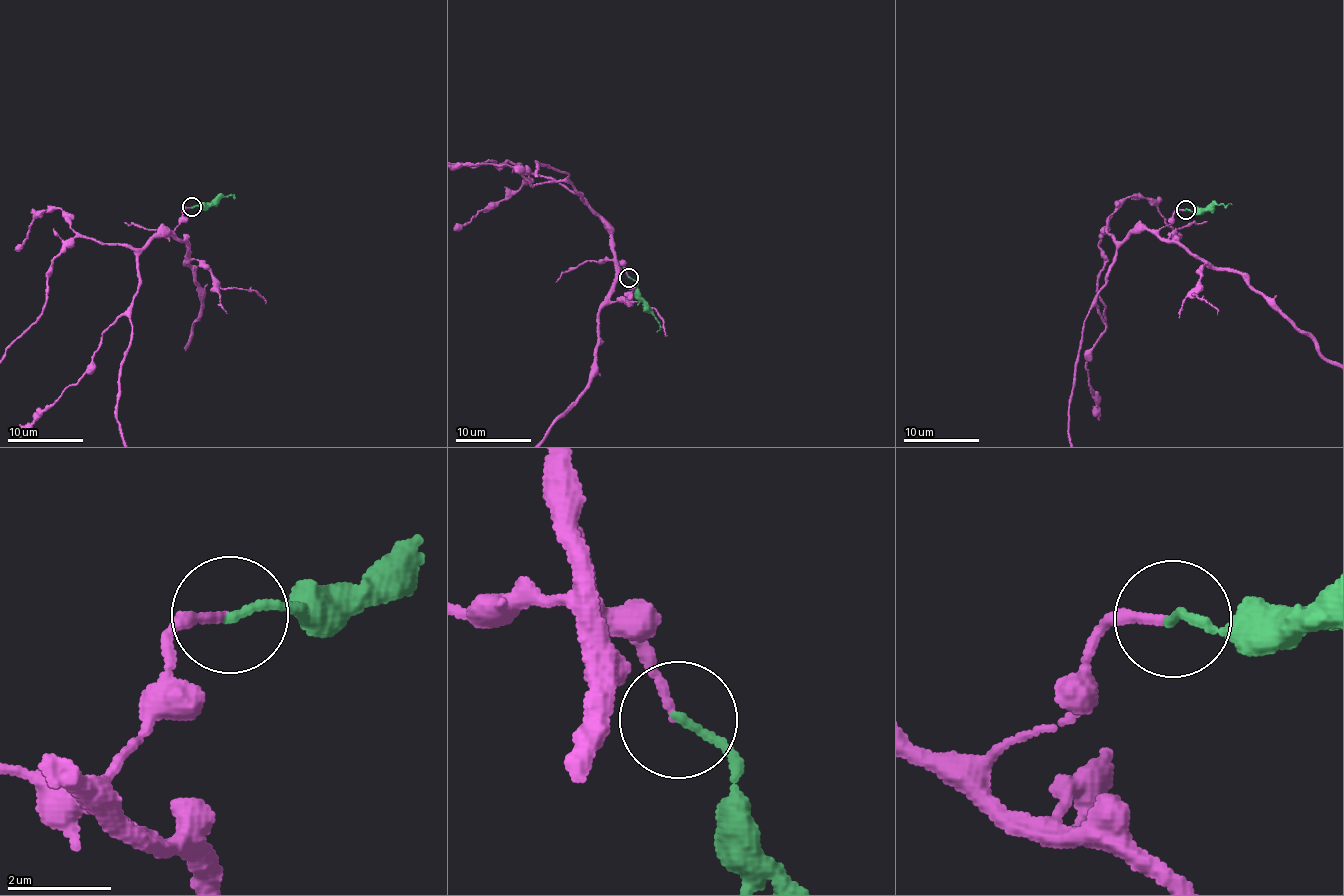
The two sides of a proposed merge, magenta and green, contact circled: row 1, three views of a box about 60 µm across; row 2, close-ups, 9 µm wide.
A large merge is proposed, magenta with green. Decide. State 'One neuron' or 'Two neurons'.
One neuron

